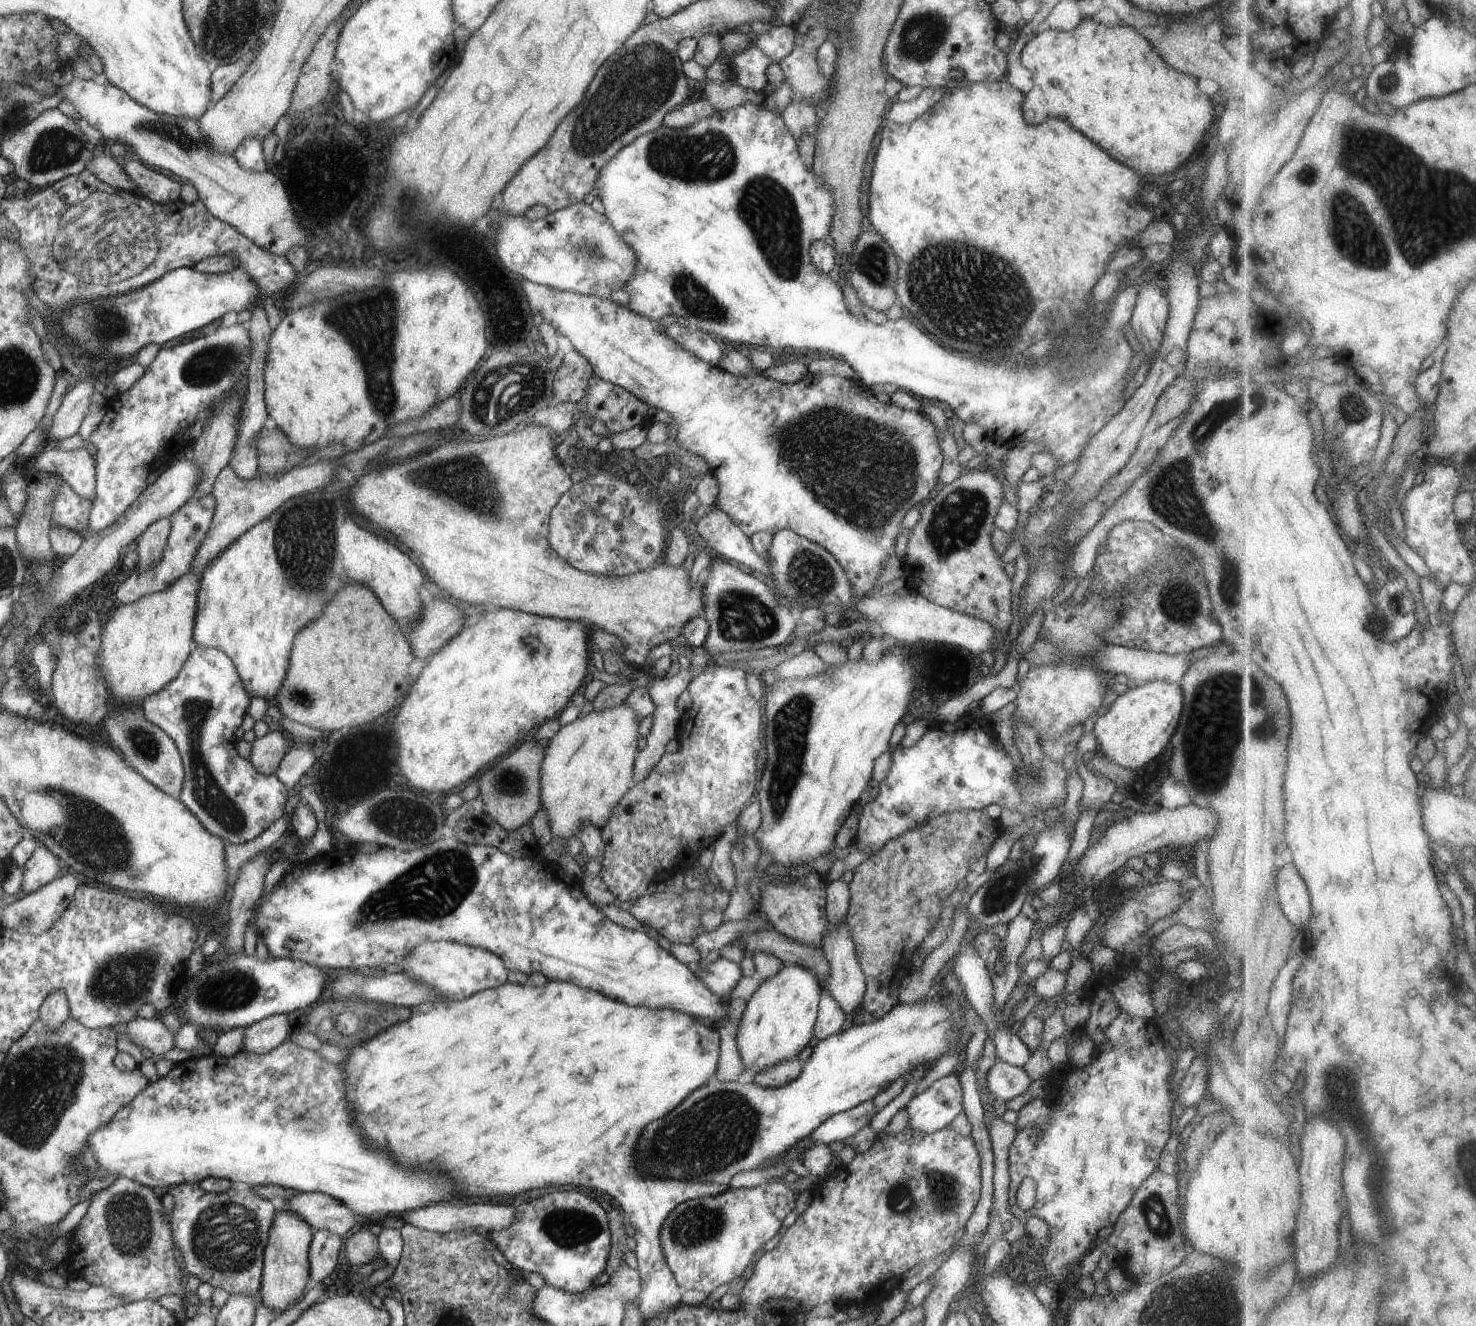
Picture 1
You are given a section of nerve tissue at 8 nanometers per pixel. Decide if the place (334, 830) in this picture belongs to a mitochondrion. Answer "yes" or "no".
no

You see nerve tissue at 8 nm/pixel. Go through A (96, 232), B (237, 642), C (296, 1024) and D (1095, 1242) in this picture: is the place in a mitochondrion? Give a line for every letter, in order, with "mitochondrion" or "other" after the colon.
A: mitochondrion
B: other
C: other
D: other

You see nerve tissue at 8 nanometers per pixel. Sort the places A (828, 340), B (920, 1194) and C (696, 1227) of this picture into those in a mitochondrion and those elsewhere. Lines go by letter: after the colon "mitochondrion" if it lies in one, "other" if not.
A: other
B: mitochondrion
C: mitochondrion

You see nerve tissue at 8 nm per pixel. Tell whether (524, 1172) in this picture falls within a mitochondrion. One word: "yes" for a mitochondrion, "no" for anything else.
no

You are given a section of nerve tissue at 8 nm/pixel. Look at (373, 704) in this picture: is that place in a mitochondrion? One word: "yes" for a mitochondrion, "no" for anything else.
no

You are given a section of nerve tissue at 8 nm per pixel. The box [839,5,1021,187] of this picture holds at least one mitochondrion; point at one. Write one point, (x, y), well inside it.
(922, 34)

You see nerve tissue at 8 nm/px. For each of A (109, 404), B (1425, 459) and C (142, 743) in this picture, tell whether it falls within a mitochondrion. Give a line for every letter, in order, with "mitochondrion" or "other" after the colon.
A: other
B: other
C: mitochondrion

